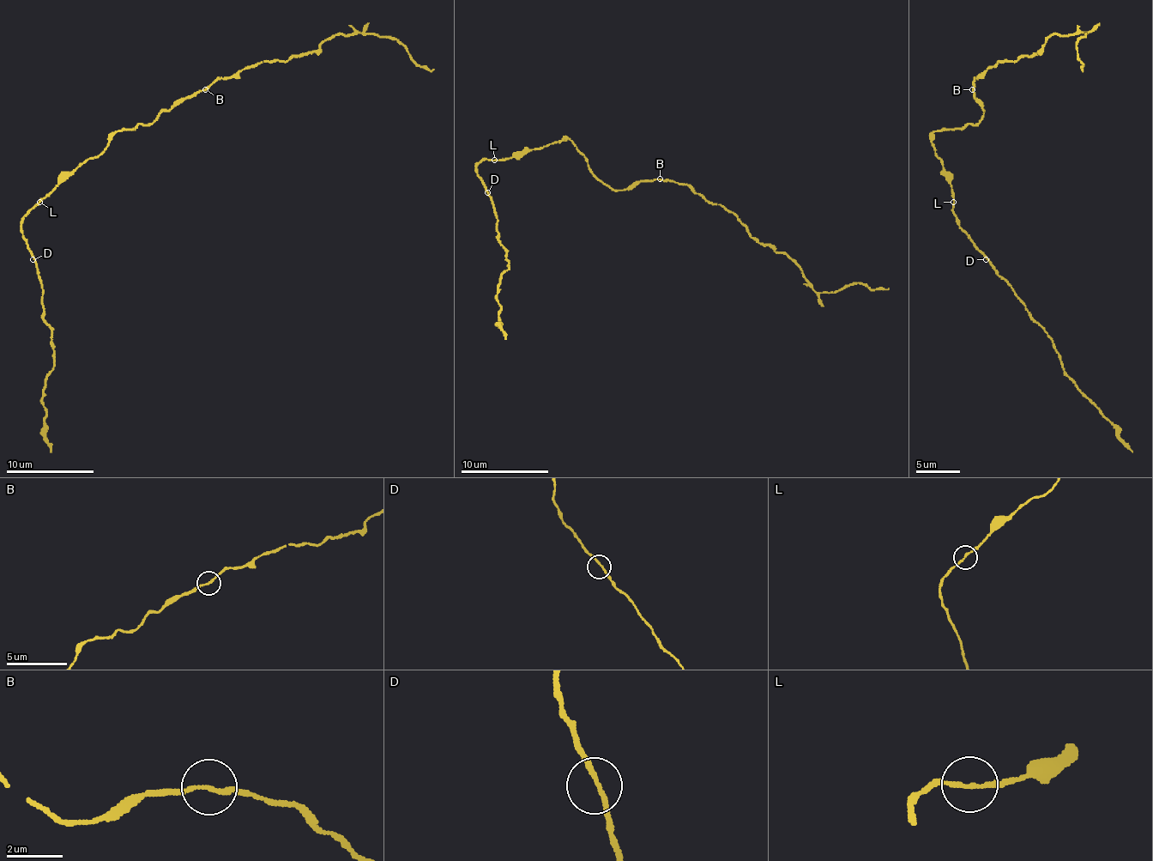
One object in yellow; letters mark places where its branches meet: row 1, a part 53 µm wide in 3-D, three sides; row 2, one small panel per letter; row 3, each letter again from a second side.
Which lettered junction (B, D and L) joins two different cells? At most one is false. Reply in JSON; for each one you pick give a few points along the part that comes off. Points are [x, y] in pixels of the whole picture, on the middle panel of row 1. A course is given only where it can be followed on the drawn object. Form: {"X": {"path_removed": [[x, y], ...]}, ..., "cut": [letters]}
{"B": {"path_removed": [[660, 179], [688, 184], [721, 203], [814, 290], [889, 288]]}, "cut": ["B"]}

